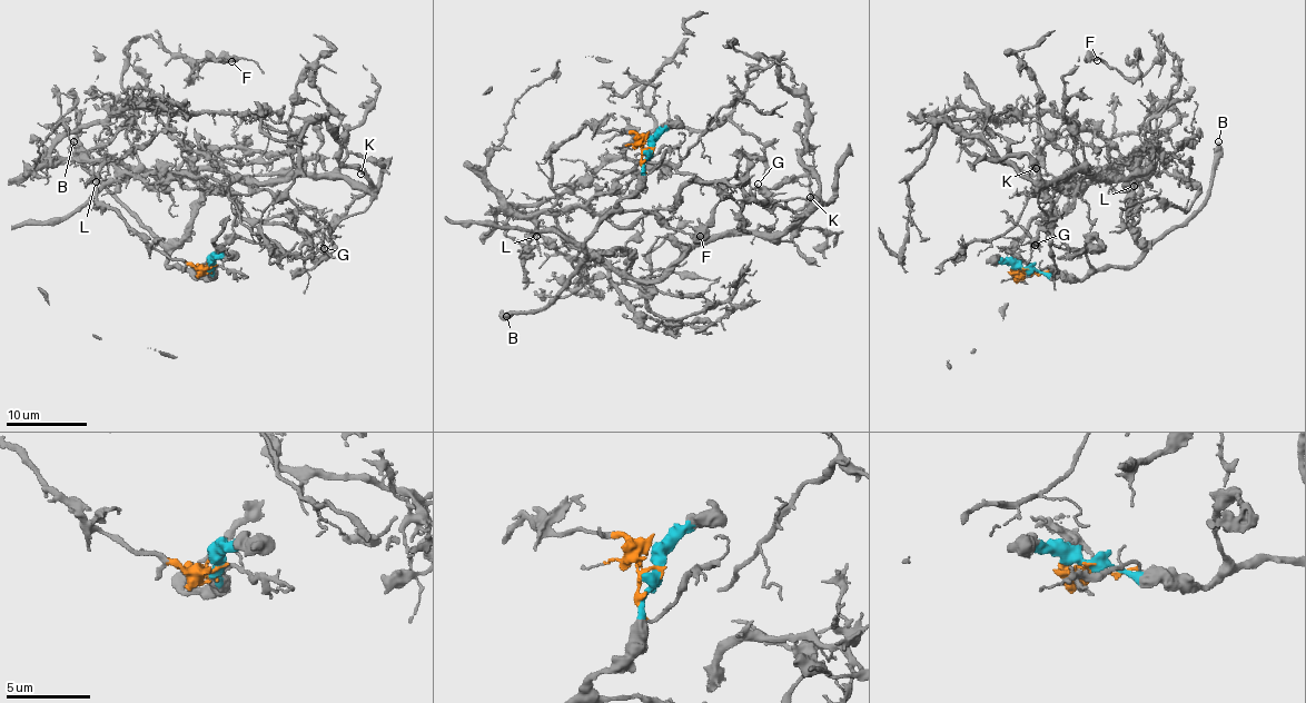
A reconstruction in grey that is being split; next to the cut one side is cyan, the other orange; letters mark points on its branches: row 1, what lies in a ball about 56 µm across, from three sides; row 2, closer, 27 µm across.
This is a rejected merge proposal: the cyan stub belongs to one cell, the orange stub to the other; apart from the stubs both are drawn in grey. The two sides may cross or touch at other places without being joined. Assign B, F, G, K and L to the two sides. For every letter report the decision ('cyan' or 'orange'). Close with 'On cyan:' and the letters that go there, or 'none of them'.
B: cyan
F: orange
G: orange
K: orange
L: orange
On cyan: B

